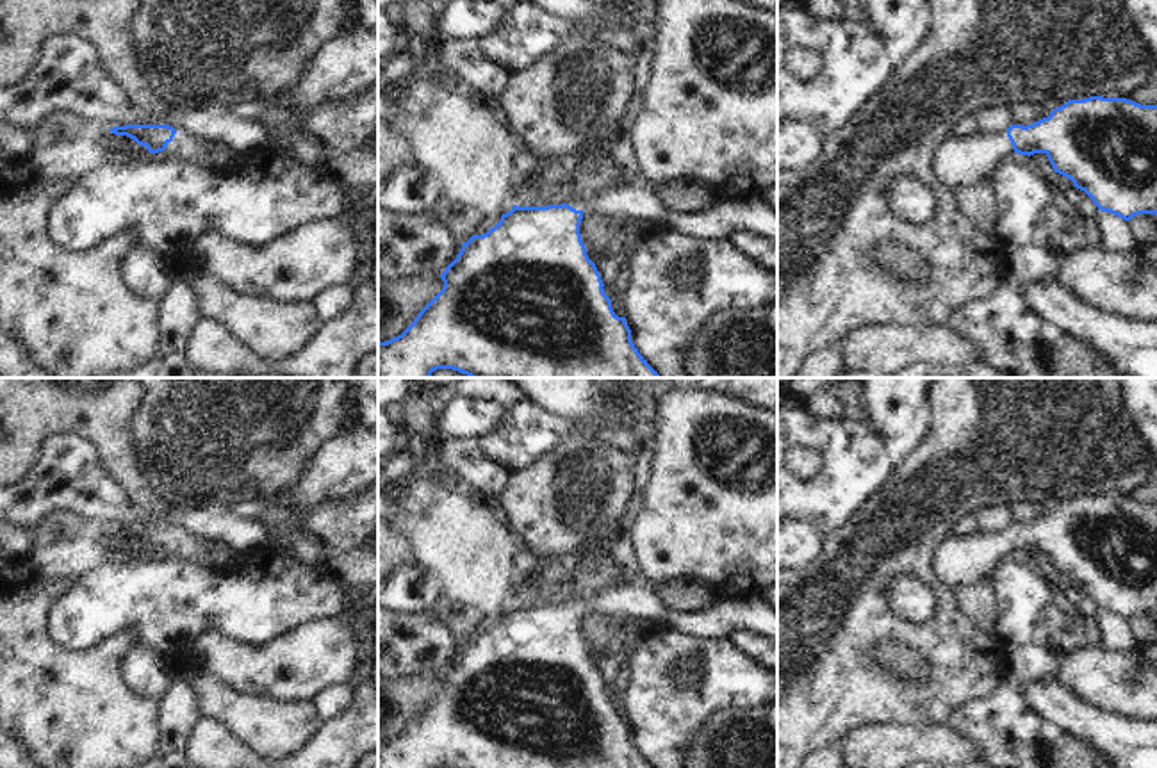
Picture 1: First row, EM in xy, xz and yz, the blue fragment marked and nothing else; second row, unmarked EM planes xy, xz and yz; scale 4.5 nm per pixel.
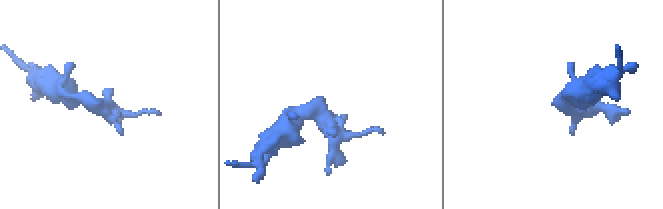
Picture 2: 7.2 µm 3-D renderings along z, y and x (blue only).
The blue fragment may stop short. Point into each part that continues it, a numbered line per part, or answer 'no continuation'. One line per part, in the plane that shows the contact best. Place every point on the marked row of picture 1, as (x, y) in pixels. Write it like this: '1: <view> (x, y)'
1: xy (184, 147)

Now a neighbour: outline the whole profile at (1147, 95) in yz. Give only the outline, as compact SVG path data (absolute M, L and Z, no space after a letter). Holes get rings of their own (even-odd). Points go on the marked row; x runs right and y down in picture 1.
M1150 77L1143 86L1130 91L1125 98L1141 105L1157 105L1157 77Z

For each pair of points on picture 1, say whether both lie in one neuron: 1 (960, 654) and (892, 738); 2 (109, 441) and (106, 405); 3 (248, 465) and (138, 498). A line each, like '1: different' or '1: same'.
1: different
2: same
3: different

